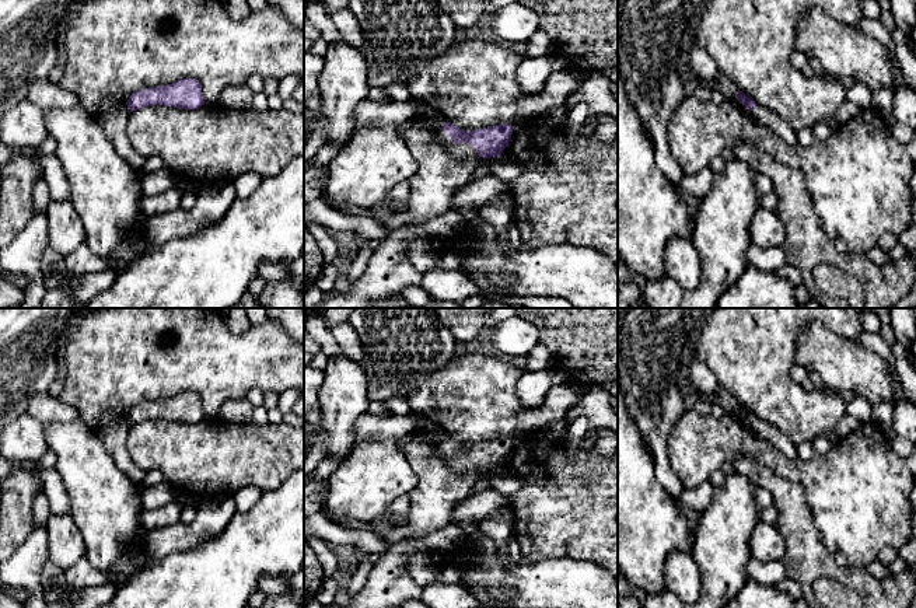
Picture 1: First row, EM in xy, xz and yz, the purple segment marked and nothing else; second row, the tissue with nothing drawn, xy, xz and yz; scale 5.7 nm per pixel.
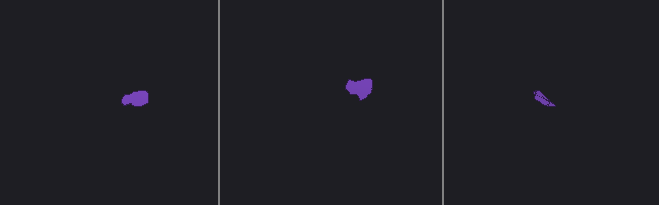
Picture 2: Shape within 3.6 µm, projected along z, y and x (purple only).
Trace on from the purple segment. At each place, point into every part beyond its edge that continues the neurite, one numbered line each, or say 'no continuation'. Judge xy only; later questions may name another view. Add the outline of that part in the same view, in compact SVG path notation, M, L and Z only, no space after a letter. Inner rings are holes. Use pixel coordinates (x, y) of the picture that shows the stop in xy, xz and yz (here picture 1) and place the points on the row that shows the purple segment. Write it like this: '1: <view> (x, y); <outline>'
no continuation

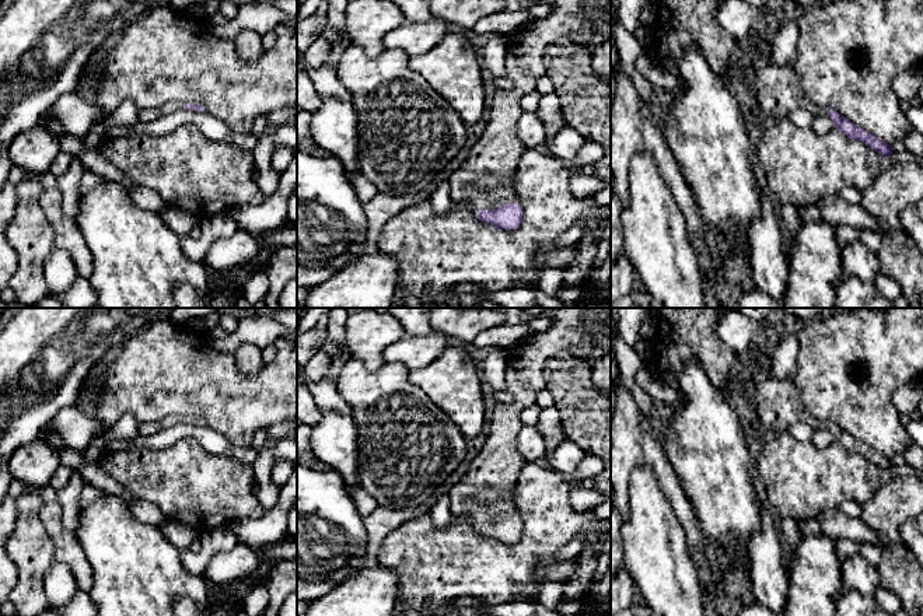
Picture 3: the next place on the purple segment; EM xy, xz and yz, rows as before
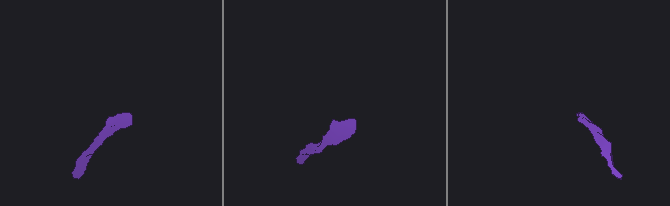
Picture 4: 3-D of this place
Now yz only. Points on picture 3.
1: yz (776, 88); M654 0L657 6L657 20L653 22L651 52L655 59L672 74L678 77L678 62L685 53L688 46L698 48L707 62L709 69L723 77L728 69L731 59L741 52L744 64L755 69L755 84L752 85L754 95L759 112L768 122L775 122L786 118L791 111L803 105L814 116L828 116L829 108L818 106L811 102L798 84L797 73L793 67L779 66L773 62L772 55L762 52L759 27L756 27L744 39L734 38L717 21L716 13L724 0ZM668 8L674 20L675 28L669 28L660 21L660 11Z

